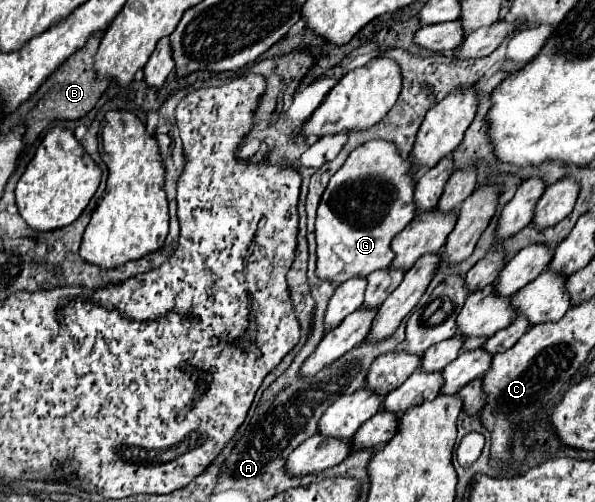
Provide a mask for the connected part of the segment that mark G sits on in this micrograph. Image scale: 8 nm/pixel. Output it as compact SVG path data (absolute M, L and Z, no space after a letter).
M367 141L365 145L351 151L343 167L331 177L315 221L315 237L317 237L317 277L335 285L345 283L351 277L367 277L373 271L387 269L393 251L393 237L407 227L407 223L415 217L413 203L413 177L409 173L411 163L403 159L395 145L389 141Z

